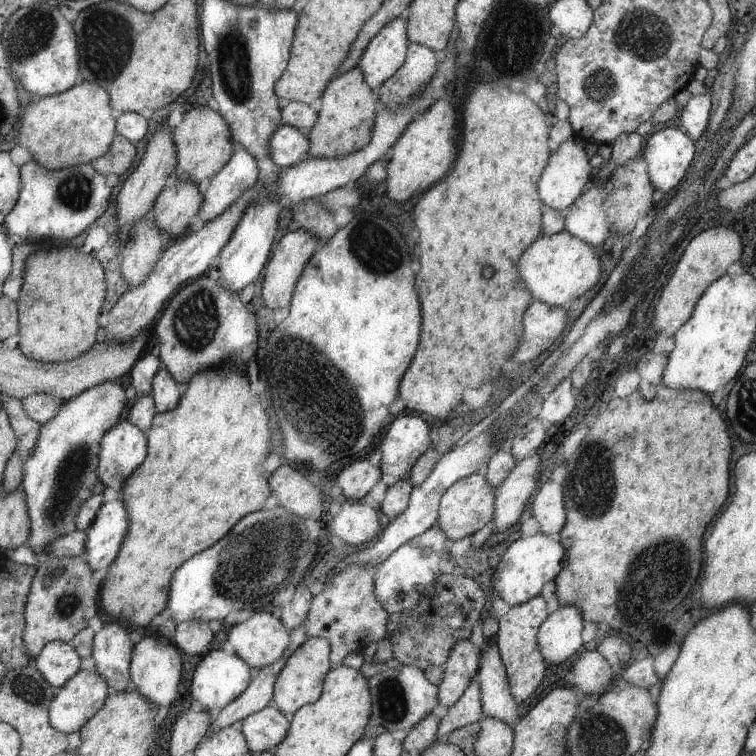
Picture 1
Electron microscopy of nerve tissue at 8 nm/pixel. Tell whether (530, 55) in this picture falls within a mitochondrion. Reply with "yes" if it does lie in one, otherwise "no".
no

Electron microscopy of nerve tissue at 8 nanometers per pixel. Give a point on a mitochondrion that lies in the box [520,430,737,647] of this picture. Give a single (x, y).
(596, 479)

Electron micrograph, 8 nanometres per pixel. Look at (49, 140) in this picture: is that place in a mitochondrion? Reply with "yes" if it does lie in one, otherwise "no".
no

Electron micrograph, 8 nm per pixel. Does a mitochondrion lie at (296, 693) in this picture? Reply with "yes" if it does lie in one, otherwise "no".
no

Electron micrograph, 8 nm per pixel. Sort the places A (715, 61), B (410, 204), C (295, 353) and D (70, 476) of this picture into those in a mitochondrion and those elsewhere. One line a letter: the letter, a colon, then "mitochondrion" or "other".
A: other
B: other
C: mitochondrion
D: mitochondrion

